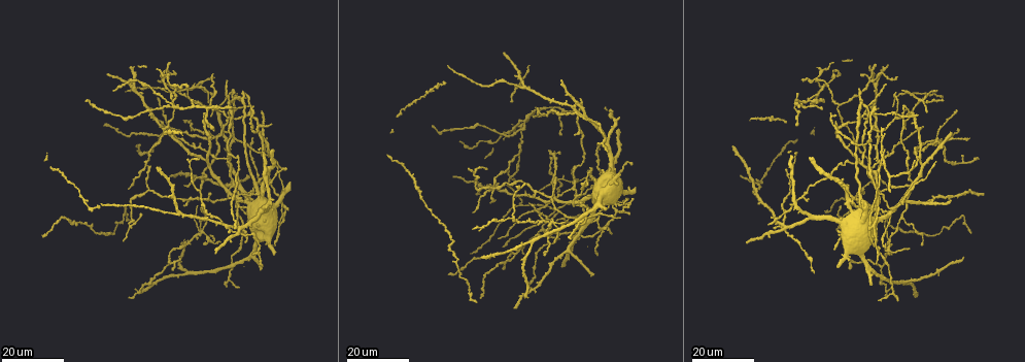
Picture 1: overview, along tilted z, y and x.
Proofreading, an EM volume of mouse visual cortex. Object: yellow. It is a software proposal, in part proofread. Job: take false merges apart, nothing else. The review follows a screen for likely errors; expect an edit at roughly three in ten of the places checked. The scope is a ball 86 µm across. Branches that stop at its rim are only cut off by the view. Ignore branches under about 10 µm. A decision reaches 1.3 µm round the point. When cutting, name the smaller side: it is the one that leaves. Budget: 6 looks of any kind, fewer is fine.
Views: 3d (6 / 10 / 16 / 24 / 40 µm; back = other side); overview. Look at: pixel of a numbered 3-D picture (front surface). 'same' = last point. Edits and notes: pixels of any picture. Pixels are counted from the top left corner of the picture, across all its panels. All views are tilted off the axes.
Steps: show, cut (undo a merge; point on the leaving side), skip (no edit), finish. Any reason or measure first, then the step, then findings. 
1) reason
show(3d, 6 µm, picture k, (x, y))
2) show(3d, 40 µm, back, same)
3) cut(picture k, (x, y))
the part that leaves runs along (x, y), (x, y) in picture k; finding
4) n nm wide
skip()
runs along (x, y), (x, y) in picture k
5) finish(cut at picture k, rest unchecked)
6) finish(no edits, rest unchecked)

four arms meet
show(3d, 16 µm, picture 1, (515, 253))

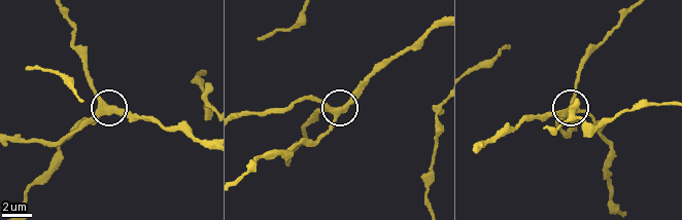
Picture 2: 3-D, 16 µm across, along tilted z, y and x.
show(3d, 10 µm, picture 2, (333, 115))

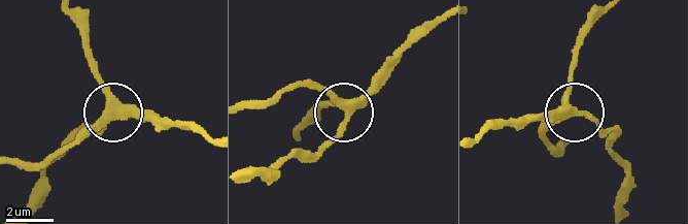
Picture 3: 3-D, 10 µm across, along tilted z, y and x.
4 arms
skip()
continuous, no second cell

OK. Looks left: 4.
three-way junction
show(3d, 24 µm, picture 1, (492, 189))

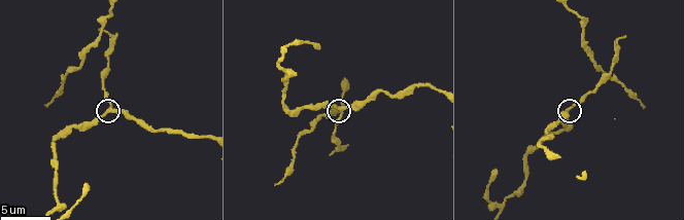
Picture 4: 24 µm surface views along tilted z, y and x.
show(3d, 10 µm, picture 4, (112, 106))

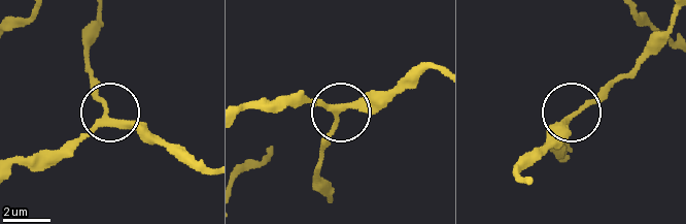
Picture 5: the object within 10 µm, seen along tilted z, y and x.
210 nm wide
skip()
runs along (434, 69), (416, 69), (340, 113), (301, 91) in picture 5; all the same cell

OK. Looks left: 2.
three arms meet
show(3d, 16 µm, picture 1, (574, 112))

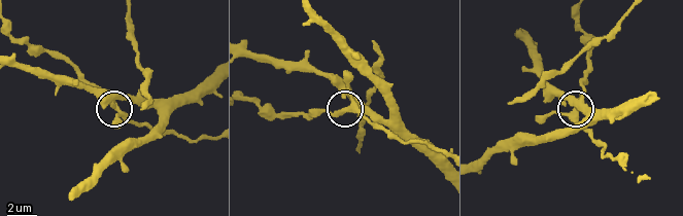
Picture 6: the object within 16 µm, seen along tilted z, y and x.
show(3d, 10 µm, picture 6, (353, 111))

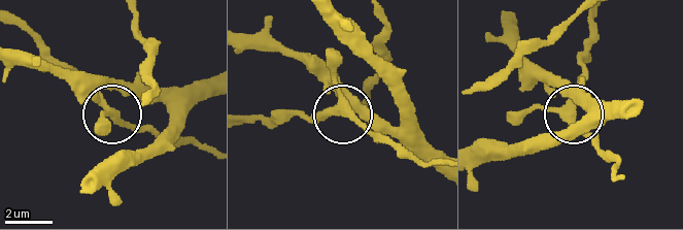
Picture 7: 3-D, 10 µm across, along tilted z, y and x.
skip()
runs along (638, 101), (547, 96), (603, 157) in picture 7; all the same cell

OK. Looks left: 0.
finish(no edits, rest unchecked)

